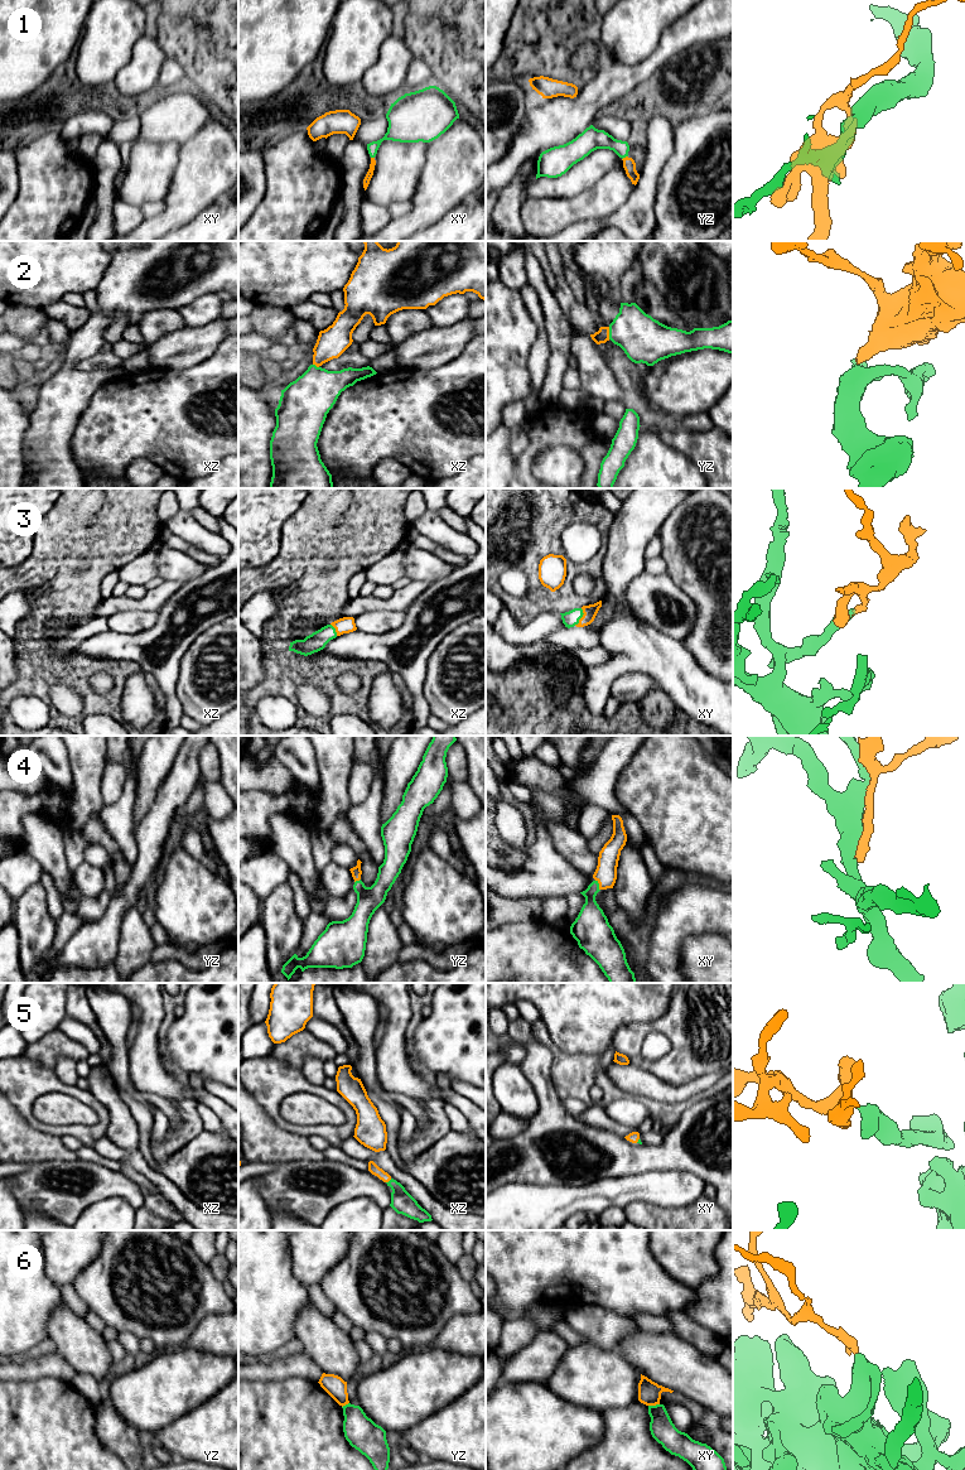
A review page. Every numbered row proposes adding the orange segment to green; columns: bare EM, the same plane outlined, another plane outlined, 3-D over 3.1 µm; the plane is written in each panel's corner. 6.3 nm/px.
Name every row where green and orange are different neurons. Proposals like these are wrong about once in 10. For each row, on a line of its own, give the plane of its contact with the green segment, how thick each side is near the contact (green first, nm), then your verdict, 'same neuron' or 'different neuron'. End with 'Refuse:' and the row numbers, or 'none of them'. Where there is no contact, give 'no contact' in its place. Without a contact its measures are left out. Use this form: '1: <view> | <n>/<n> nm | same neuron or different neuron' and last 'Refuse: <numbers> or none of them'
1: yz | 150/80 nm | same neuron
2: yz | 300/90 nm | same neuron
3: xy | 100/90 nm | same neuron
4: xy | 200/140 nm | same neuron
5: xz | 140/70 nm | same neuron
6: xy | 160/140 nm | different neuron
Refuse: 6

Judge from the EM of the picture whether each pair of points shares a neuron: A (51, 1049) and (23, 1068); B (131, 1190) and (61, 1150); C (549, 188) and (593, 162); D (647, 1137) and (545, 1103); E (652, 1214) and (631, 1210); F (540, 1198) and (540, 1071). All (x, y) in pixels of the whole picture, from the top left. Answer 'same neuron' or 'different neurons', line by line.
A: different neurons
B: different neurons
C: same neuron
D: different neurons
E: same neuron
F: different neurons

